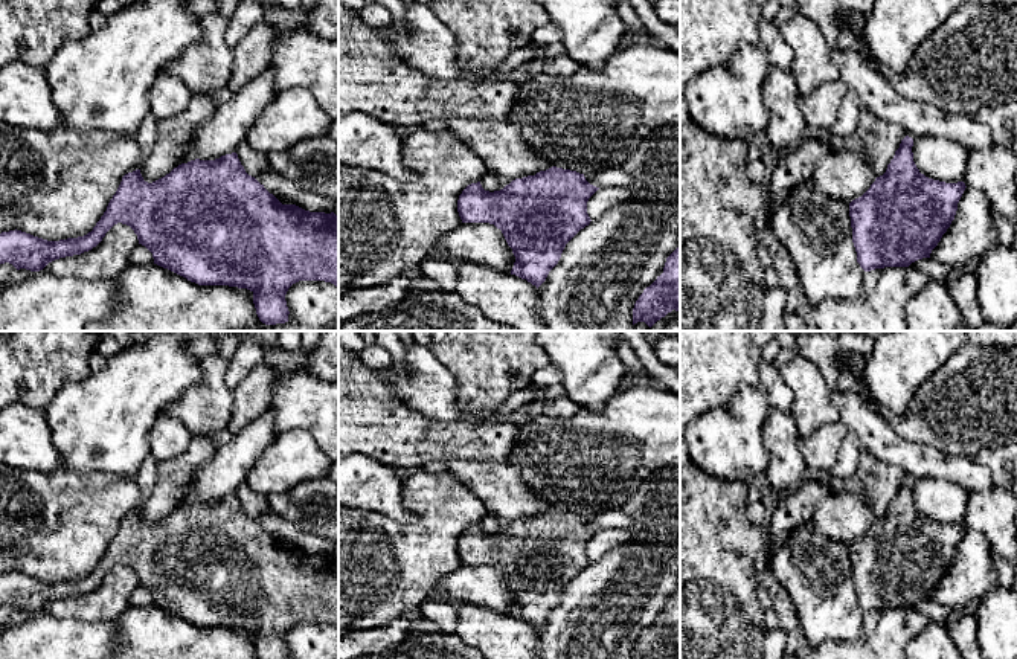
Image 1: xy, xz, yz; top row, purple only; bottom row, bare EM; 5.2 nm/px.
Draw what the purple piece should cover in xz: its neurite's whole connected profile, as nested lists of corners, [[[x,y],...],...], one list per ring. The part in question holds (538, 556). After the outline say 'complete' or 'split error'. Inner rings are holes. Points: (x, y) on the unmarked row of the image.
[[[552,508],[535,517],[515,520],[500,532],[485,532],[468,526],[457,542],[462,564],[489,564],[502,572],[515,598],[511,616],[526,621],[537,630],[558,606],[566,586],[590,566],[587,543],[599,529],[590,526],[584,516]]]; complete

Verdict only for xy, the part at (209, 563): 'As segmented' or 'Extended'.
As segmented

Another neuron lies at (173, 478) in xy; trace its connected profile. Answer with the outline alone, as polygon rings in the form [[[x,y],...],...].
[[[194,436],[183,455],[160,461],[156,484],[142,503],[143,522],[152,525],[181,506],[192,473],[215,452],[217,448],[206,436]]]

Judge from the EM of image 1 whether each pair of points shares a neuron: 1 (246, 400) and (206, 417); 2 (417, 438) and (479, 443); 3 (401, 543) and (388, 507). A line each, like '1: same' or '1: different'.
1: different
2: same
3: different

